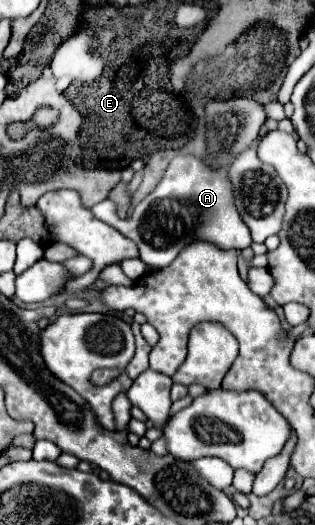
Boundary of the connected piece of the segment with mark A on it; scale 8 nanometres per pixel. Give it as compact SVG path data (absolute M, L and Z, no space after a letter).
M196 156L172 158L154 192L140 200L132 216L120 220L116 228L136 242L140 260L150 268L168 266L192 240L208 240L222 250L244 250L252 244L248 226L244 226L238 210L232 206L232 184L228 172L208 168Z

